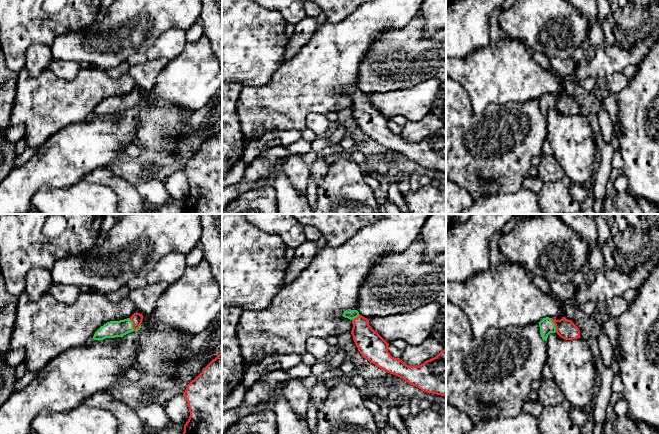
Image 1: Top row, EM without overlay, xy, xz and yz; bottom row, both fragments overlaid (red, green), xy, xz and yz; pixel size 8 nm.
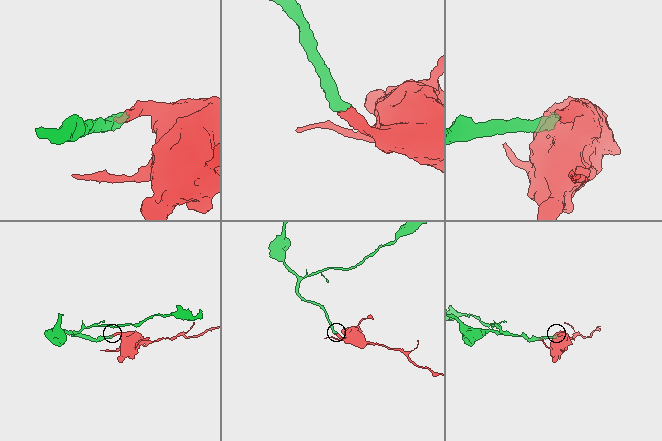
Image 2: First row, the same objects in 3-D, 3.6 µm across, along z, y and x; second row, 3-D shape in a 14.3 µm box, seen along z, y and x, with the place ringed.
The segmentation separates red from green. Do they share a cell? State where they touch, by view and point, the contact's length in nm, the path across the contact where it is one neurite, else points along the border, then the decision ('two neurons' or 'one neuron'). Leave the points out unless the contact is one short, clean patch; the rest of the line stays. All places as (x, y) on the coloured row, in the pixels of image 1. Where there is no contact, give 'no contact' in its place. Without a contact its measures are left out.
xy (133, 327) | 120 nm | across xy (136, 318), (133, 327), (112, 329) | one neuron

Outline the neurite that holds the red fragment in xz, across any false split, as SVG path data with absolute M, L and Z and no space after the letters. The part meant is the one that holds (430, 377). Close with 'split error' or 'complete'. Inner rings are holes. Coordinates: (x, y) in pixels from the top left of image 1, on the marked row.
M357 310L346 311L342 316L352 321L353 340L365 359L424 392L446 397L446 349L419 366L408 366L400 358L390 355L389 344Z; split error

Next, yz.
M562 317L560 320L553 318L543 318L539 322L540 335L543 340L547 341L550 333L557 333L561 338L573 340L580 338L579 328L571 321Z; split error

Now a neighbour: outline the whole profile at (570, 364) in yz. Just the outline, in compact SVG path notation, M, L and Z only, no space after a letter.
M556 332L547 338L547 362L542 371L542 379L552 379L558 385L571 407L583 409L593 404L599 382L599 362L595 362L587 340L582 338L566 340Z

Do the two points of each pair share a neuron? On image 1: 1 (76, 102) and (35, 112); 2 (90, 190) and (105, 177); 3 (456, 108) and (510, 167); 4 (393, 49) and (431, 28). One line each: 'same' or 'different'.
1: same
2: different
3: same
4: different

